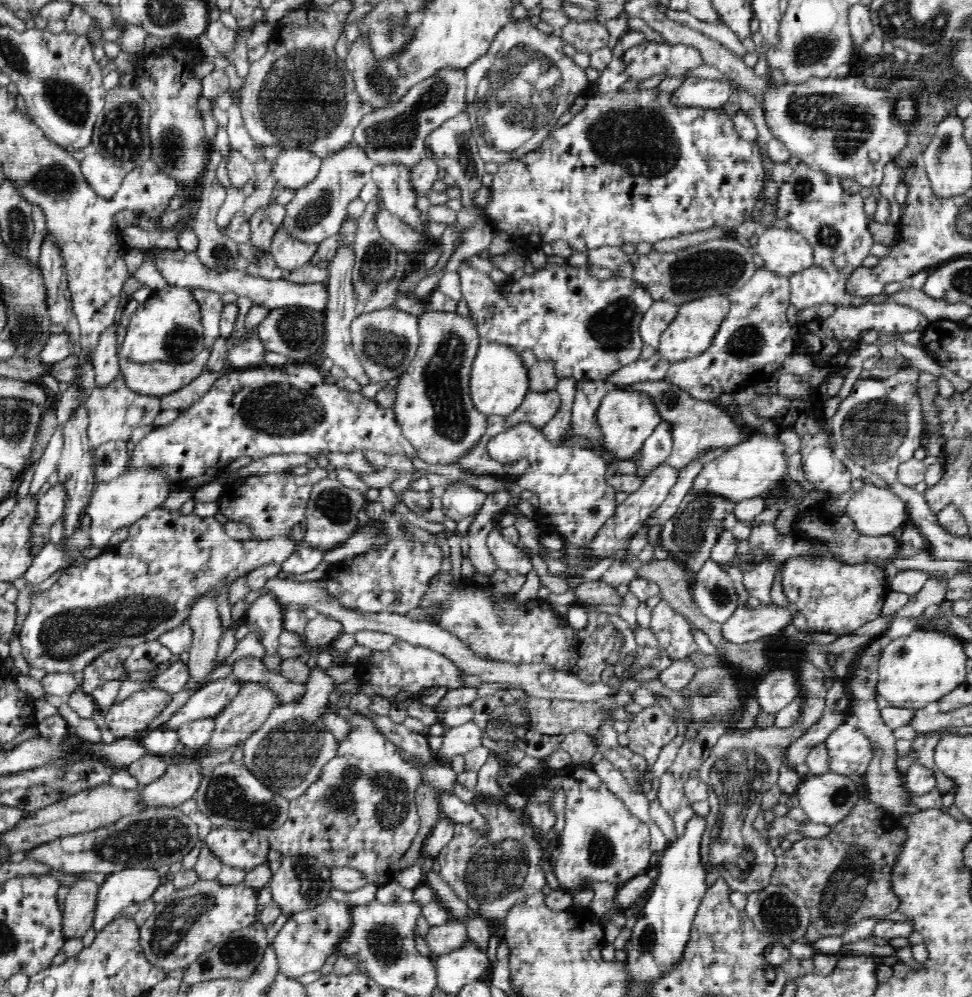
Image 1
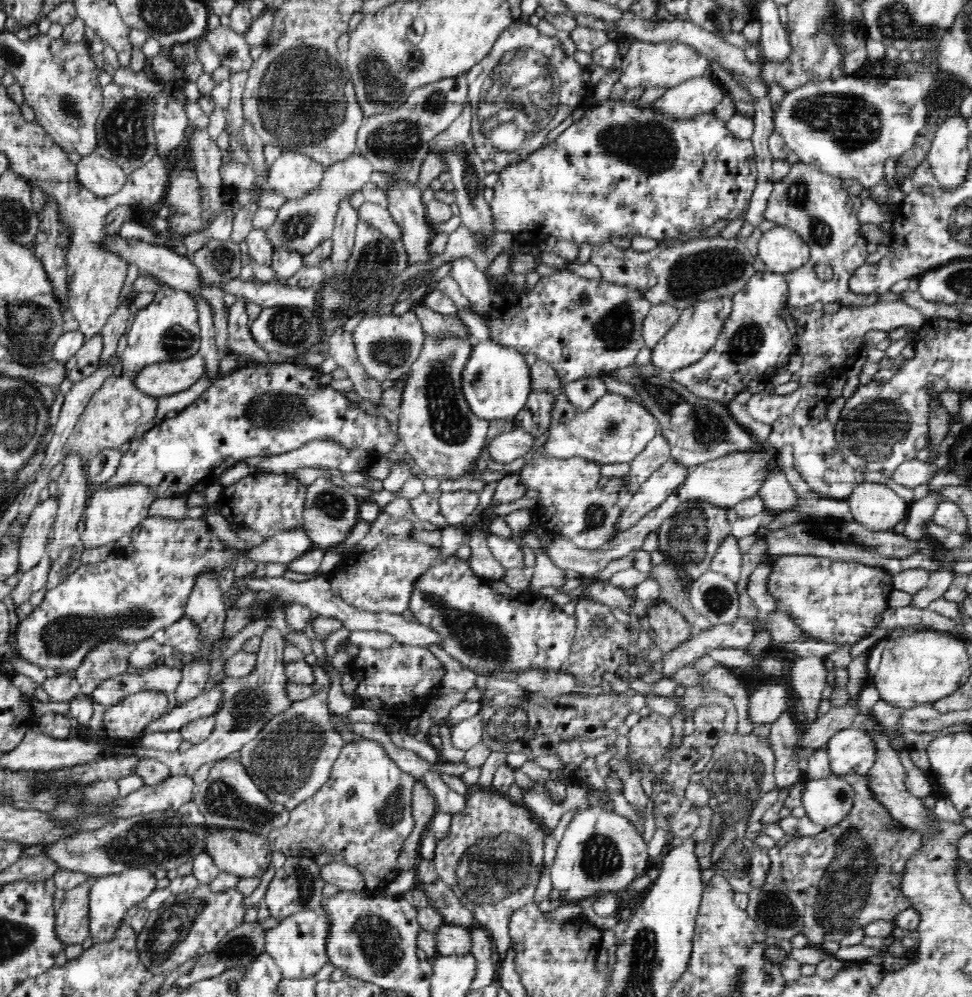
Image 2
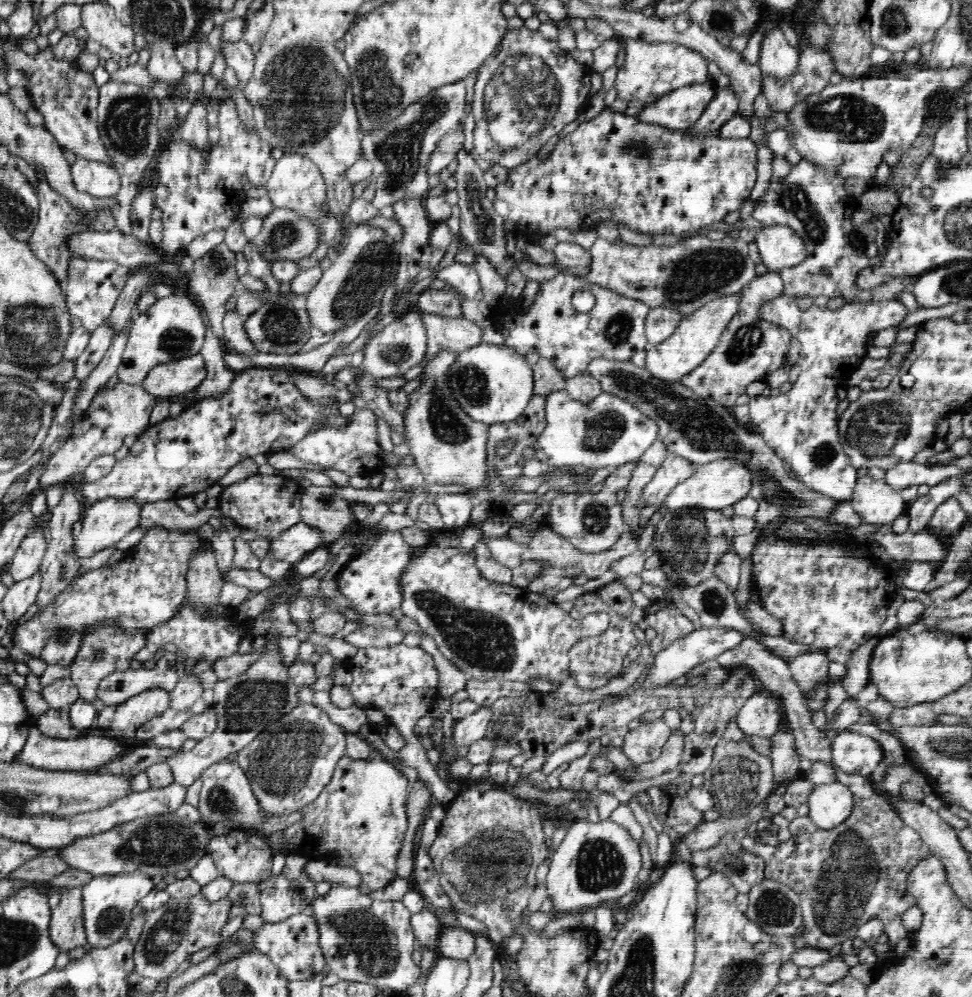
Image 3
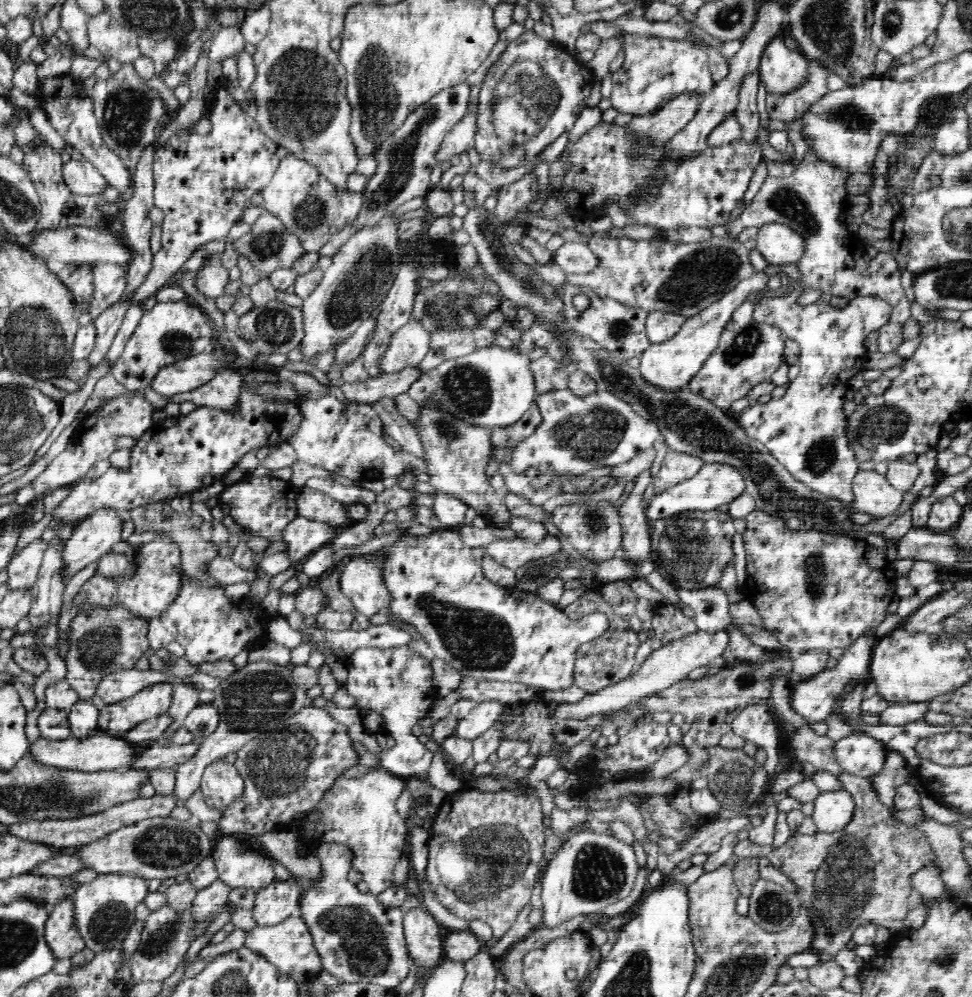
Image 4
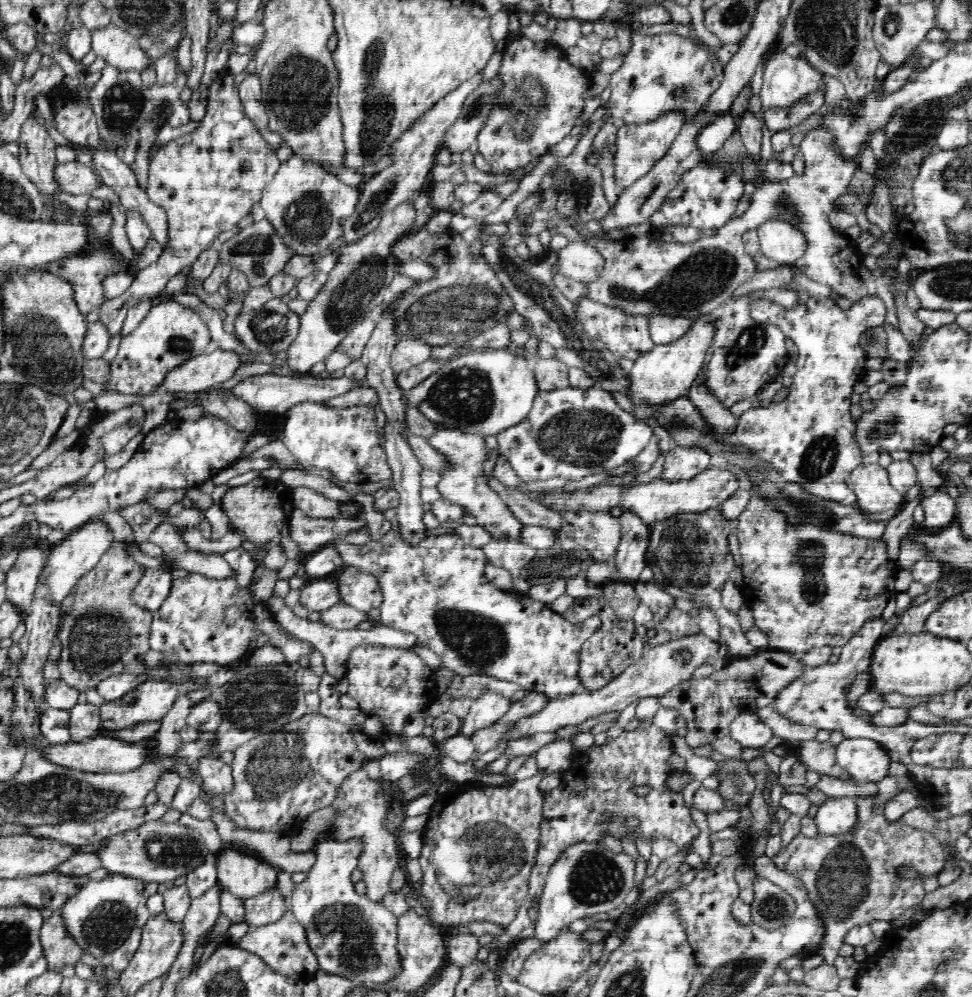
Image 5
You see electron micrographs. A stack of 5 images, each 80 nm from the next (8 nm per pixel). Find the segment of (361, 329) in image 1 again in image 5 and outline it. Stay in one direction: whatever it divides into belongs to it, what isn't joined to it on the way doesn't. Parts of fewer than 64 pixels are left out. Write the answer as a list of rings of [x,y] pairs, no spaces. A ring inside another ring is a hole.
[[[403,337],[396,344],[391,354],[391,367],[396,374],[422,364],[430,358],[430,345],[420,340],[420,337]]]

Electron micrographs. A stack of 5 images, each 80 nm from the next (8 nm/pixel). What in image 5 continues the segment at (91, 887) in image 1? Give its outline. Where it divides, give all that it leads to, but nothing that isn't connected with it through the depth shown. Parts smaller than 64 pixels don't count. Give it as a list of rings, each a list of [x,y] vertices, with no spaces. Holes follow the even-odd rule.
[[[61,908],[53,910],[52,915],[43,922],[40,942],[47,957],[48,971],[60,973],[64,966],[75,965],[83,953],[73,936],[67,933]]]

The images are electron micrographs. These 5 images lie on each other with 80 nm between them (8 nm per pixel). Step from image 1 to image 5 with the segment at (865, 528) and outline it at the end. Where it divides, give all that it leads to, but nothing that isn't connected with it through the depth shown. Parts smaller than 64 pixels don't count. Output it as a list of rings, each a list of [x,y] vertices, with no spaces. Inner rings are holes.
[[[860,463],[851,472],[851,485],[856,495],[854,506],[865,514],[886,512],[902,502],[901,494],[889,481],[887,469],[878,463]]]

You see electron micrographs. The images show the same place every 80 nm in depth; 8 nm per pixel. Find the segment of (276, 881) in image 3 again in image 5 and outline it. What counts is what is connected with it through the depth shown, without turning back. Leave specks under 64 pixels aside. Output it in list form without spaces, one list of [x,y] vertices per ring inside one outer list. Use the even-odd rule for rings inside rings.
[[[274,886],[274,888],[266,890],[259,896],[244,900],[245,922],[250,928],[258,928],[266,923],[275,923],[290,910],[289,904],[290,898],[284,899],[278,887]]]

